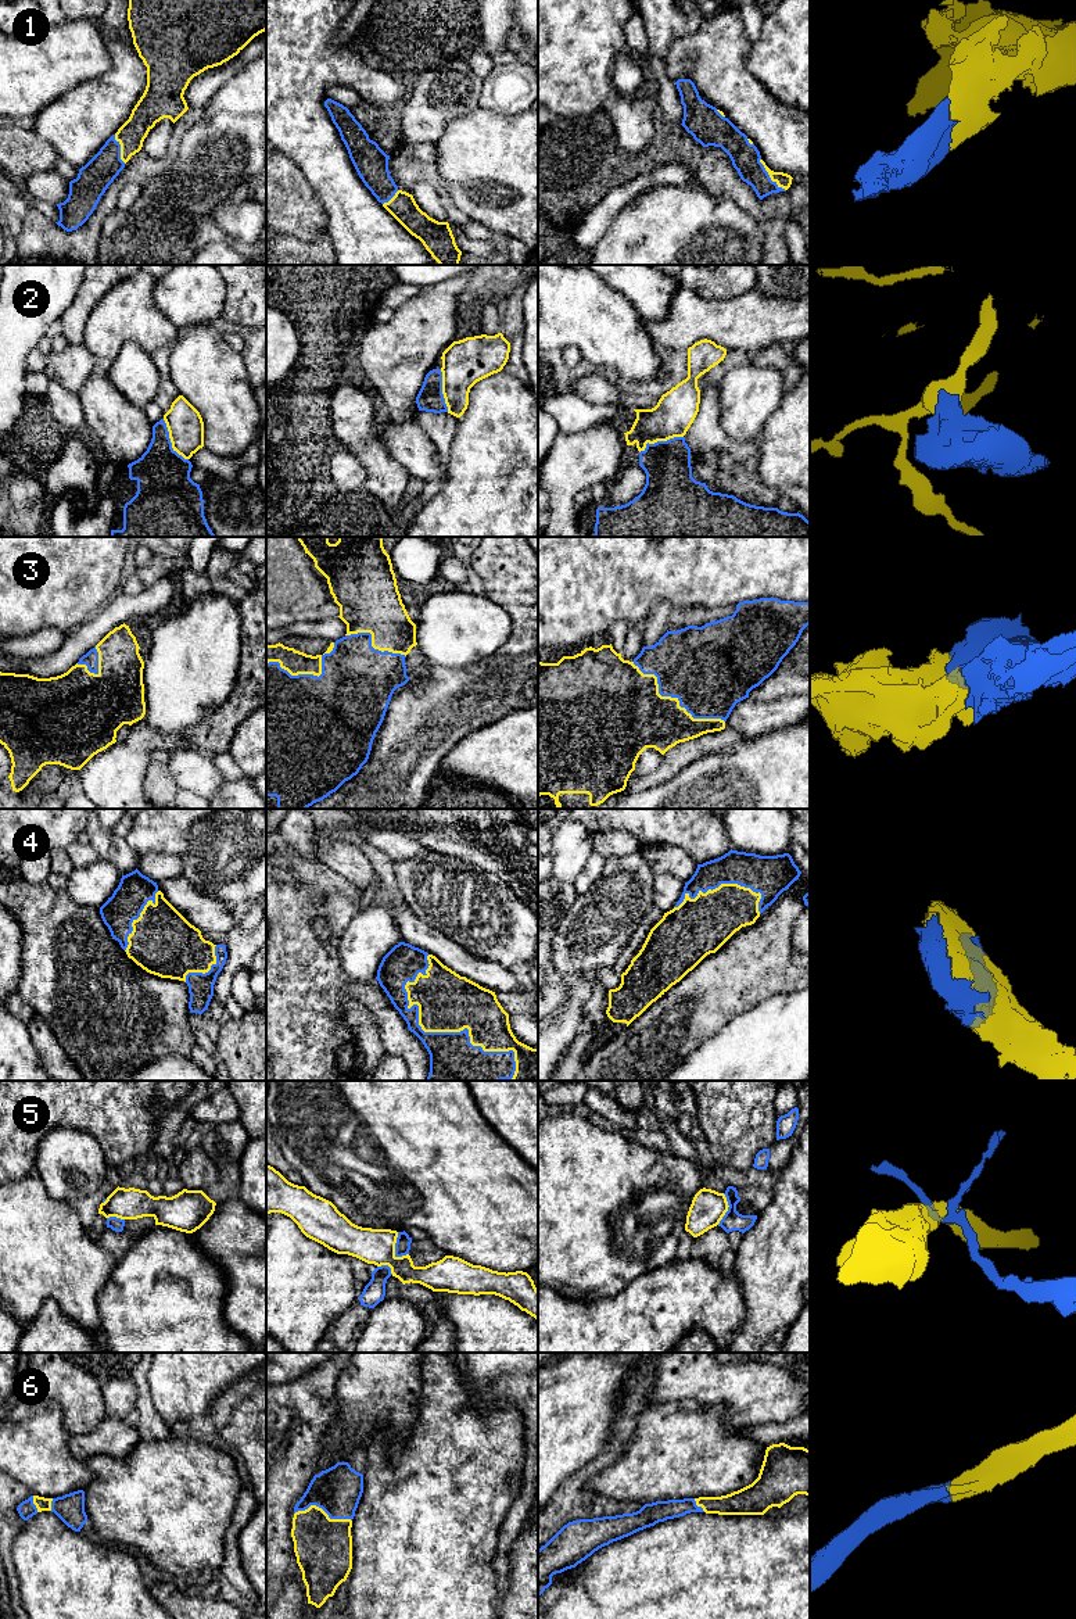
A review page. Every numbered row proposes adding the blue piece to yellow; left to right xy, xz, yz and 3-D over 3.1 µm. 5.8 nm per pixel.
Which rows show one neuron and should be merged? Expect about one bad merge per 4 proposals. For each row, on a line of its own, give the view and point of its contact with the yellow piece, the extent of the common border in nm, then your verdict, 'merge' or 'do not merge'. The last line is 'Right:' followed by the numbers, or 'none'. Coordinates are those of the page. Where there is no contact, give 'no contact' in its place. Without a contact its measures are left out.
1: yz (770, 176) | 240 nm | merge
2: yz (660, 440) | 280 nm | do not merge
3: yz (674, 698) | 650 nm | merge
4: xz (440, 1031) | 850 nm | merge
5: xz (394, 1246) | 150 nm | do not merge
6: xz (323, 1511) | 340 nm | merge
Right: 1, 3, 4, 6

